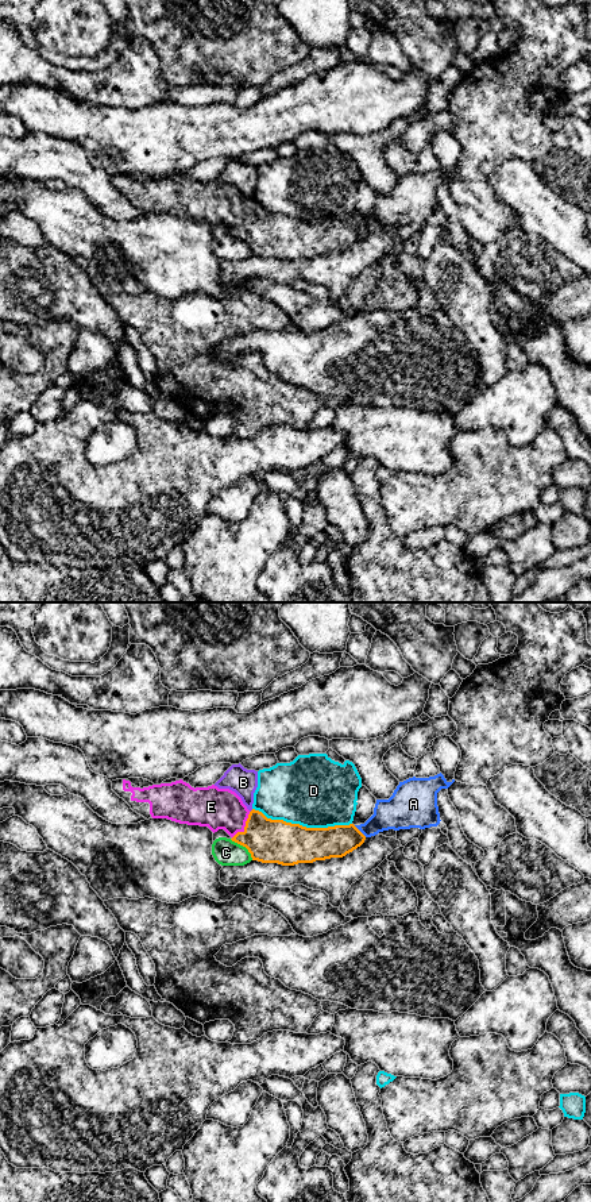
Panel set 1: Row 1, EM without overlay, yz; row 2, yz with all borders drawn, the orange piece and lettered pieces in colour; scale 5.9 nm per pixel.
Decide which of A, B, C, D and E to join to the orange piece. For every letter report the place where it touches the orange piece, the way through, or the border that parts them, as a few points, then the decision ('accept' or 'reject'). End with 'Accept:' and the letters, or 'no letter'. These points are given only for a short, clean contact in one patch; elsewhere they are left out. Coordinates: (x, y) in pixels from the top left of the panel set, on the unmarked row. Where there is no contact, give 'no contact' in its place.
A: meets orange in yz at (359, 226); reject
B: meets orange in yz at (251, 205); border along yz (252, 204), (250, 207); reject
C: meets orange in yz at (243, 241); border along yz (230, 234), (242, 239), (252, 254); reject
D: meets orange in yz at (301, 220); reject
E: meets orange in yz at (244, 222); accept
Accept: E

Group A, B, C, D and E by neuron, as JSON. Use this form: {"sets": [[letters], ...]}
{"sets": [["A"], ["B"], ["C"], ["D"], ["E"]]}

